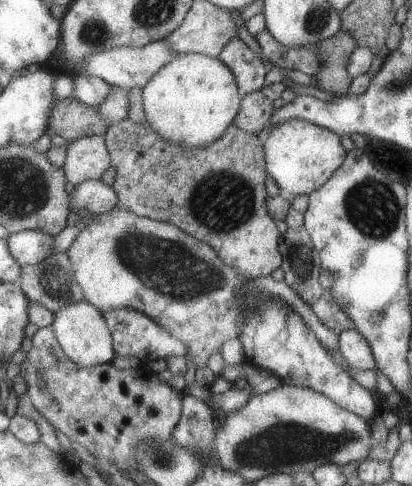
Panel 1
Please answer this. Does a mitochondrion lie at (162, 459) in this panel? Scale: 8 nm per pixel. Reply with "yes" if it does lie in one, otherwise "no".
yes

